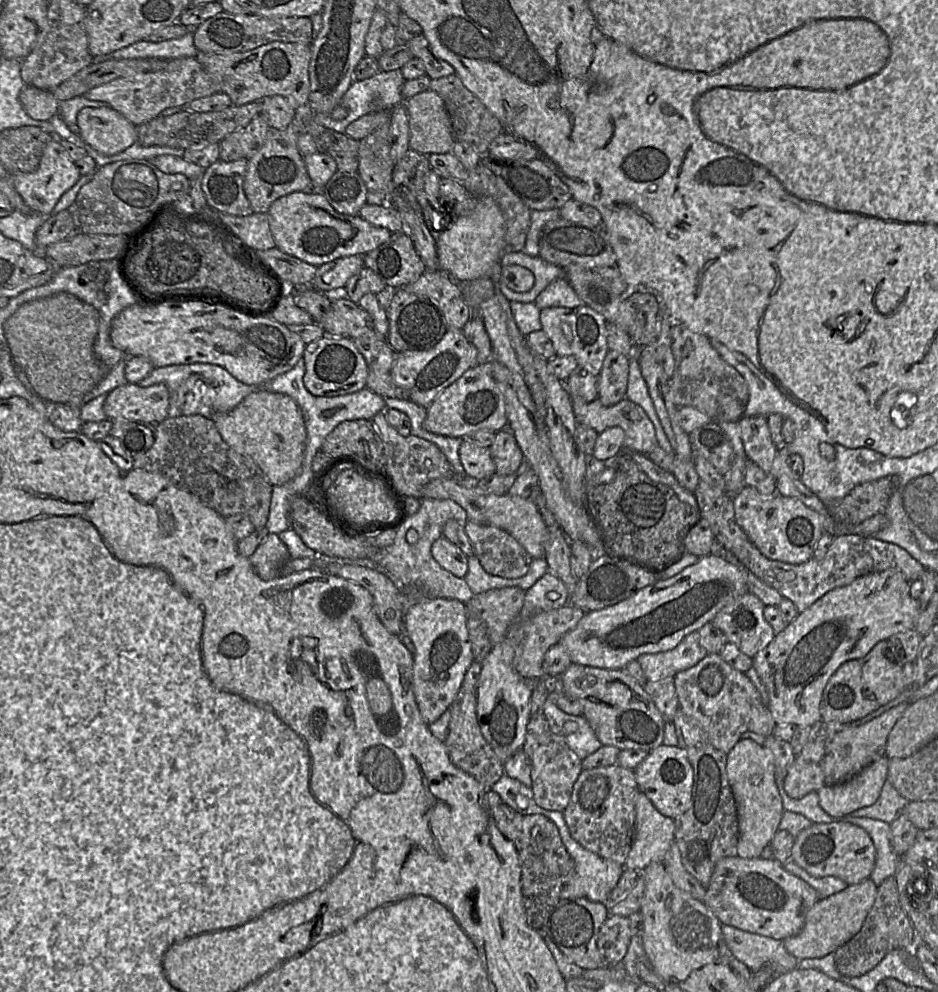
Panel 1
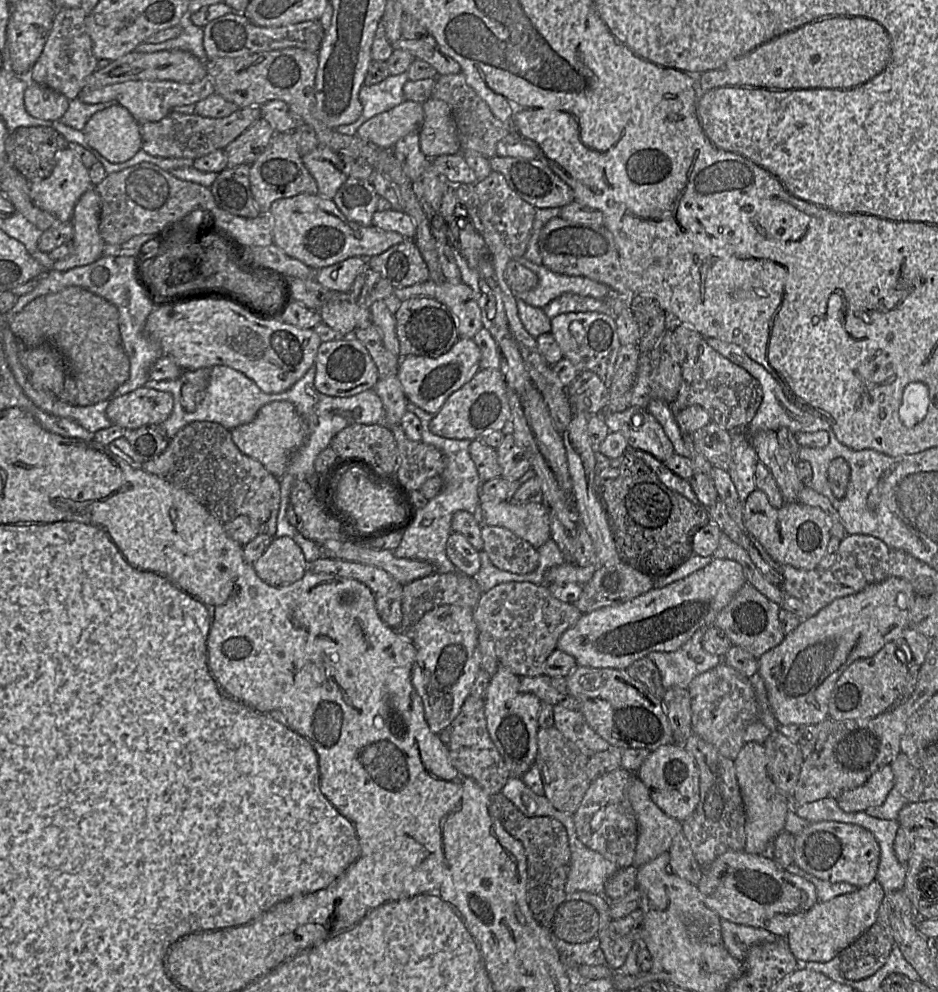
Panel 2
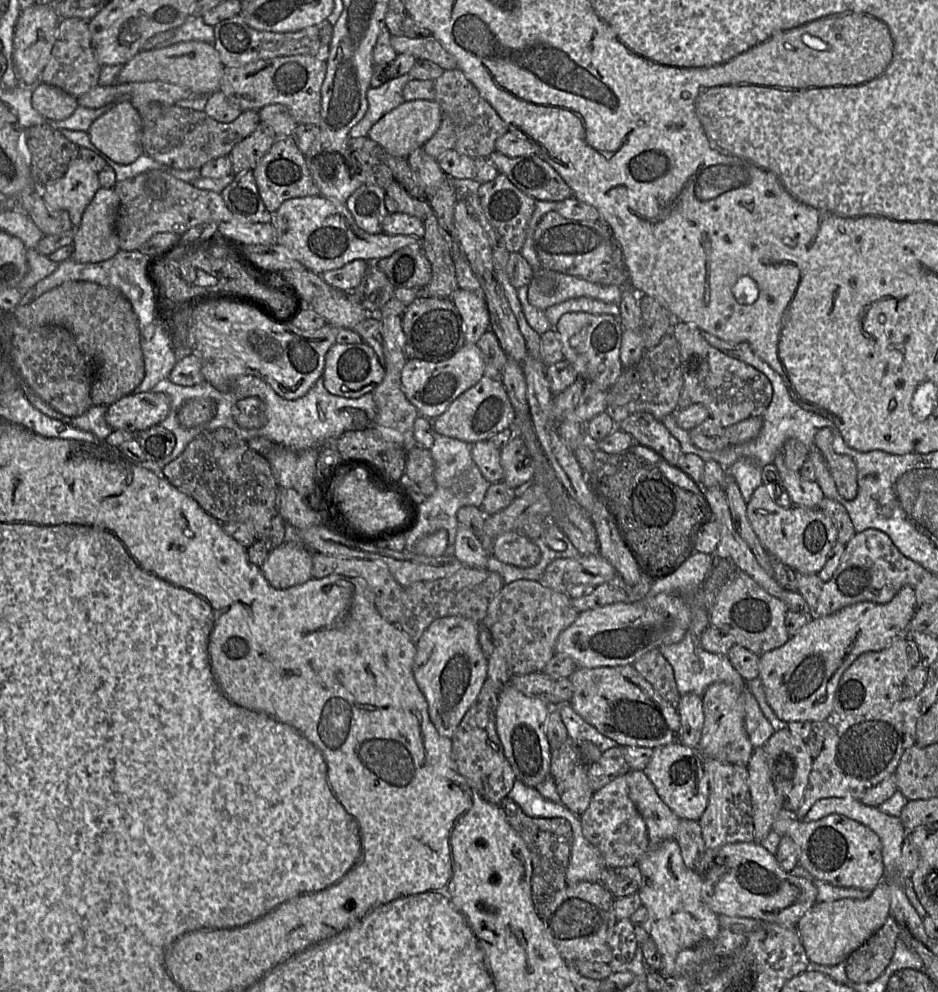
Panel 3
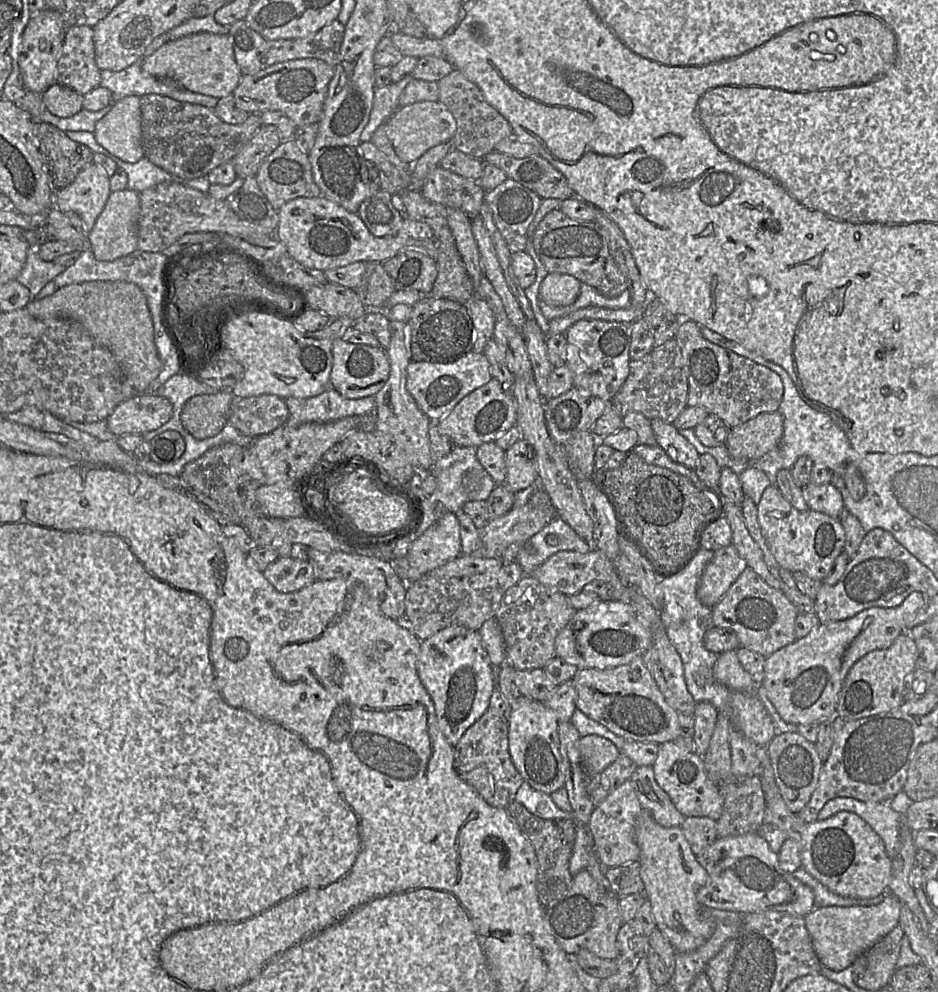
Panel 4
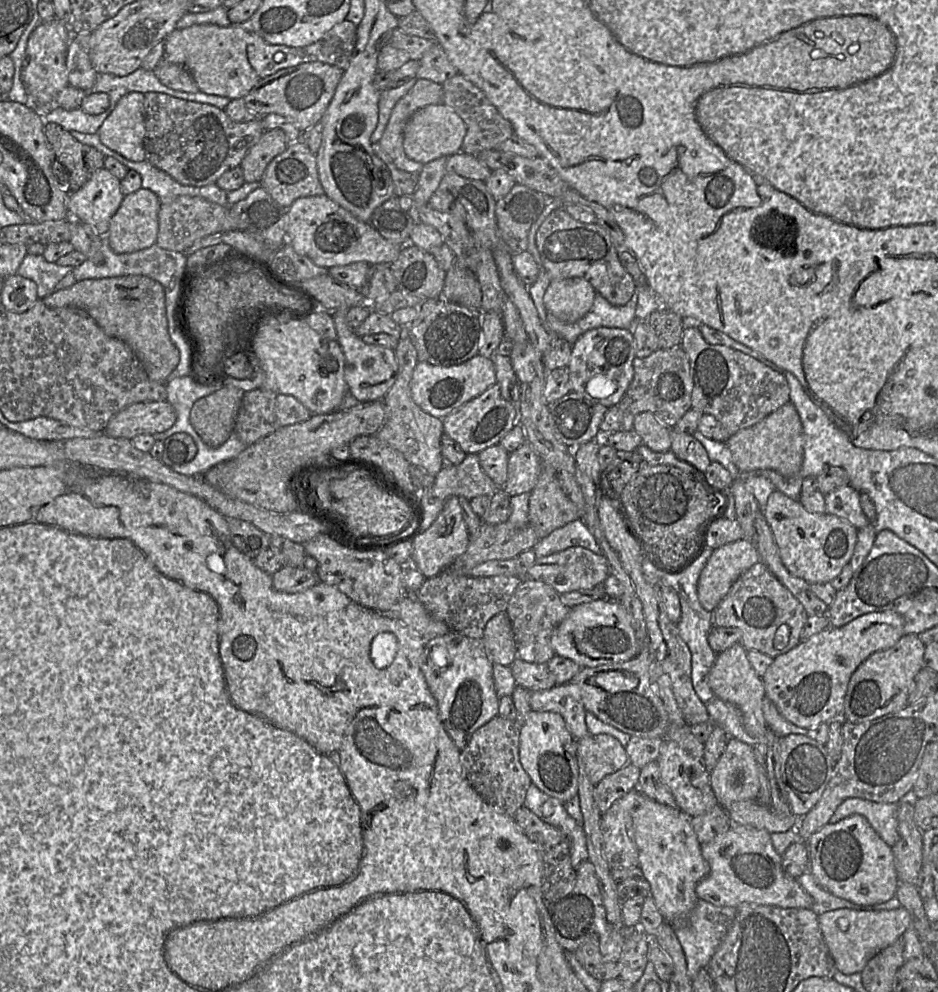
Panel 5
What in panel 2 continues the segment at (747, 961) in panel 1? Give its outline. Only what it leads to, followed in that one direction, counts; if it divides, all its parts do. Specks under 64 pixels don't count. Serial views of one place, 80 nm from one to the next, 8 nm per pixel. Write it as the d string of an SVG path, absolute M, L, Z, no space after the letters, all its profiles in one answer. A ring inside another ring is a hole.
M723 919L720 927L725 948L732 957L741 962L744 962L751 947L771 943L779 938L765 929L738 925Z

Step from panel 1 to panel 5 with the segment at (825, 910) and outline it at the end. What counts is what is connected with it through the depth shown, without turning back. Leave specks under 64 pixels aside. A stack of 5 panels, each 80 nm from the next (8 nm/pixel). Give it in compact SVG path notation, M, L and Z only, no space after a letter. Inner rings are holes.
M901 907L893 910L837 909L818 915L818 923L836 970L849 975L860 974L872 957L901 938L911 928L912 919Z

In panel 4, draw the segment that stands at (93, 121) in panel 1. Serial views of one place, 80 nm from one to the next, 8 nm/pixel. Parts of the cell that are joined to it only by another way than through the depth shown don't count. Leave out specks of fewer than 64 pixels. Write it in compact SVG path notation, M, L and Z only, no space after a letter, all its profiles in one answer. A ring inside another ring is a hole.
M126 96L114 103L110 111L95 125L97 143L124 162L136 163L144 157L141 145L141 97Z

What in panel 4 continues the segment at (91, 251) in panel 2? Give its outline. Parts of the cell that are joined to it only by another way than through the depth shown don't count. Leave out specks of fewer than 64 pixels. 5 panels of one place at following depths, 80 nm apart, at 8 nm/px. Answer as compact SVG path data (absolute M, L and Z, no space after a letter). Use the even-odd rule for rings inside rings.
M125 189L110 193L102 213L87 234L87 246L92 250L96 260L113 261L137 250L139 213L138 192Z

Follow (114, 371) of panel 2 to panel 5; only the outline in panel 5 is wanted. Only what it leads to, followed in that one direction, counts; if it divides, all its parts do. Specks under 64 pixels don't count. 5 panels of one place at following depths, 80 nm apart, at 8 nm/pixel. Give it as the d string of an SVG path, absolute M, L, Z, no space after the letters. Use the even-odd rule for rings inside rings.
M141 275L86 279L41 299L51 308L77 307L85 310L103 331L126 343L141 362L148 377L166 384L180 361L180 352L168 331L166 298L163 286Z

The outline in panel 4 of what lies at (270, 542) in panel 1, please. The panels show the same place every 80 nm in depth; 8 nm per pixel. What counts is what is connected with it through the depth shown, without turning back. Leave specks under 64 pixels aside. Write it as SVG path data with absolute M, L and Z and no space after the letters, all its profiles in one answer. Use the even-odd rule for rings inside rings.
M279 557L262 572L264 577L282 593L297 591L316 580L314 568L307 560Z

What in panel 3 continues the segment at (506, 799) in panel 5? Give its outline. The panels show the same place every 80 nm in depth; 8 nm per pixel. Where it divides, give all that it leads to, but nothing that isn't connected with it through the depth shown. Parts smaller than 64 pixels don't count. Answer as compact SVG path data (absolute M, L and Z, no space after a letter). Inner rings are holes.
M479 701L474 703L451 737L451 751L456 770L482 798L489 803L499 805L504 798L508 797L517 779L504 755L503 746L497 734L495 709Z

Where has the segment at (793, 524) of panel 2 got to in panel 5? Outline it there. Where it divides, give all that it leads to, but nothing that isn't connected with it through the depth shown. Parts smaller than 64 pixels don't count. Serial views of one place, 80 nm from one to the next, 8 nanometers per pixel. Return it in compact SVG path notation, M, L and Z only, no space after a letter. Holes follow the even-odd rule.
M774 490L761 512L774 537L780 558L795 577L809 584L830 583L853 555L858 529L848 521L831 514L811 513L798 500Z

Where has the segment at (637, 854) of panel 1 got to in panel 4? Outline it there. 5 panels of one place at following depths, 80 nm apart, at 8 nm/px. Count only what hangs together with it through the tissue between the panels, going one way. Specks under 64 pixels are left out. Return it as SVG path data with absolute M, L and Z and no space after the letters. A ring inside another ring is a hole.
M641 766L629 779L642 808L663 827L680 827L685 820L669 795L657 784L652 766Z

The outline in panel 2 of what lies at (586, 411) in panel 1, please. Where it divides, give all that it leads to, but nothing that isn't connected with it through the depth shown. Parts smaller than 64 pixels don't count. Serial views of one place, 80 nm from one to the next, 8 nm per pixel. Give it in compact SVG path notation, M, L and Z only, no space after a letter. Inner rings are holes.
M631 406L622 412L601 415L610 432L619 432L626 438L629 449L646 451L663 462L674 455L671 440L646 408Z

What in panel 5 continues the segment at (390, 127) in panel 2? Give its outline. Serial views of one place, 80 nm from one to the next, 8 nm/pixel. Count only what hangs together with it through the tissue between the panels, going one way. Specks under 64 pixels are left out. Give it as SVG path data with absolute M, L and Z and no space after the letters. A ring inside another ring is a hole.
M433 104L417 110L404 128L403 147L406 155L421 164L461 151L466 125L461 117L444 104Z

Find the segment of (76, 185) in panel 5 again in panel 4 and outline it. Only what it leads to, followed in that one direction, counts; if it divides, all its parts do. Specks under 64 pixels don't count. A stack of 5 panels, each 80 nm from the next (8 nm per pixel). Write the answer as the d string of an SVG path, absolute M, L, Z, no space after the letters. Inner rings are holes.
M36 122L35 137L56 190L69 186L81 170L93 163L91 149L73 141L51 123Z

